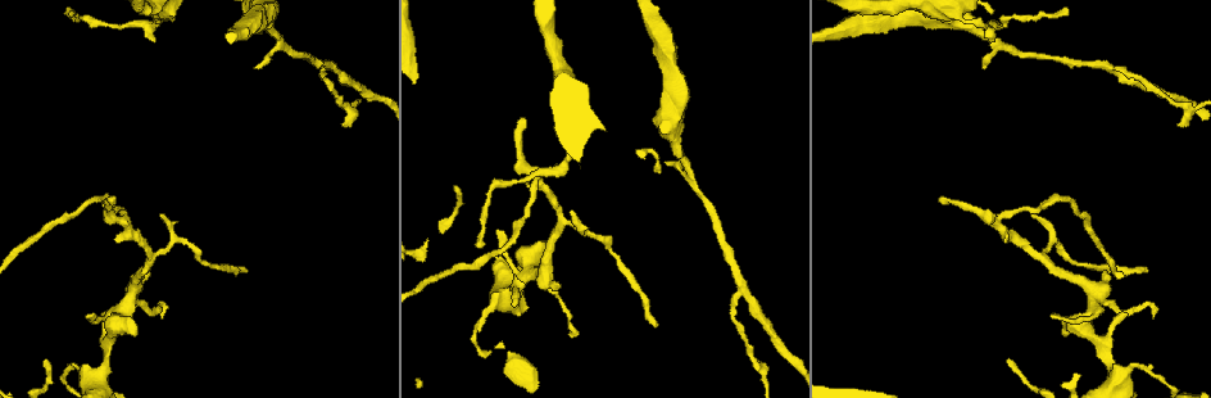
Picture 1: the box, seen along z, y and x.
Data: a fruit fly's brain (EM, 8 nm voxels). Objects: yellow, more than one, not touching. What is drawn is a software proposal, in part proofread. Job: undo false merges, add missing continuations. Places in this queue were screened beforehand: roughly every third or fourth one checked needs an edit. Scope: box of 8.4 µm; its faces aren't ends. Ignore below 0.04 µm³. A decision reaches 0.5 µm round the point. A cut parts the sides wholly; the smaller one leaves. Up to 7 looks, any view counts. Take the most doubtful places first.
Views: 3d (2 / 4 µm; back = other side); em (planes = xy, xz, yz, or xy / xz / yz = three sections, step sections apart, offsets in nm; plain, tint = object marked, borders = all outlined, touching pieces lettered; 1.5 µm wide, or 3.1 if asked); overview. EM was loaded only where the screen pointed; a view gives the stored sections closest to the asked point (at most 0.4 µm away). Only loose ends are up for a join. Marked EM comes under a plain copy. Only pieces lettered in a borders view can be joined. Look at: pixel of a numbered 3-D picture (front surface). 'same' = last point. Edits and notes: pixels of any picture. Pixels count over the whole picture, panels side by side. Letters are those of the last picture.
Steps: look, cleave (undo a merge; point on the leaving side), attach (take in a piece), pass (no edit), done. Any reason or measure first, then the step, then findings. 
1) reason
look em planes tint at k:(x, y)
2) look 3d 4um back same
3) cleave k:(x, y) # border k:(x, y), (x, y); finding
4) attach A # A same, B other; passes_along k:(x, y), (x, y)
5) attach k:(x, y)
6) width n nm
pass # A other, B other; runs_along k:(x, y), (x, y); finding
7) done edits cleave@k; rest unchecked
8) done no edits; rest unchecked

an open end
look 3d 4um at 1:(100, 313)

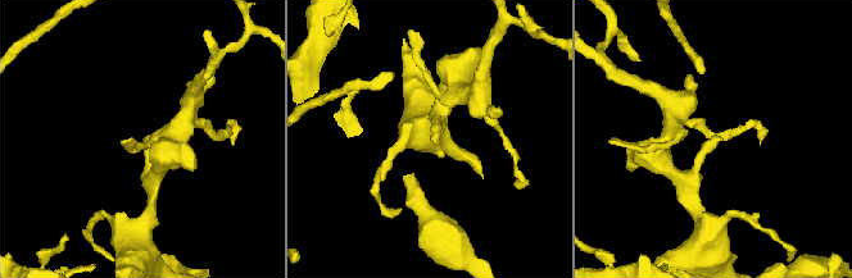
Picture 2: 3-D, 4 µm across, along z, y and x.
need the tissue
look em xz step 4 tint at 2:(145, 139)

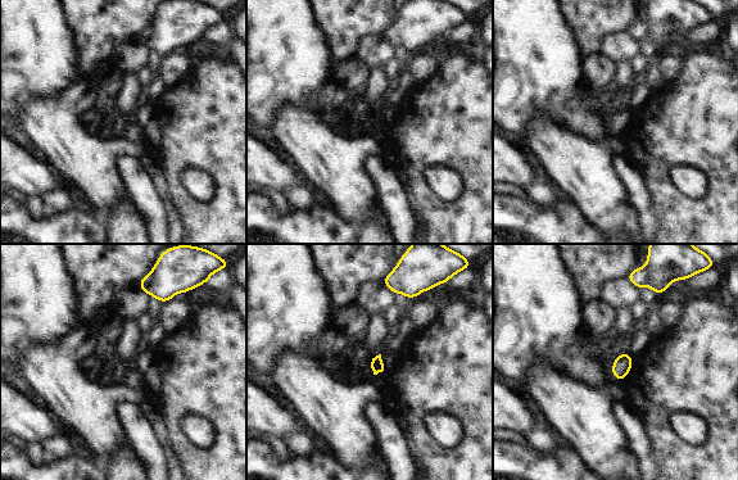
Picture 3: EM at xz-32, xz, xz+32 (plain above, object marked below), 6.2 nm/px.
look em xz step 4 borders same

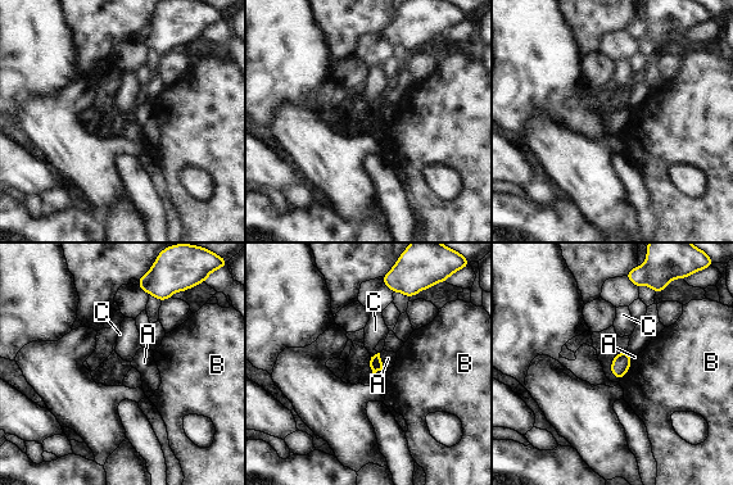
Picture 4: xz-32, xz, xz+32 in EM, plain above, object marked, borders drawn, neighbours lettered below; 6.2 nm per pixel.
pass # A other, B other, C other; border 4:(632, 363), (630, 368), (619, 381); none of them fits

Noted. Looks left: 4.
arms run side by side
look em xz step 8 tint at 1:(334, 70)

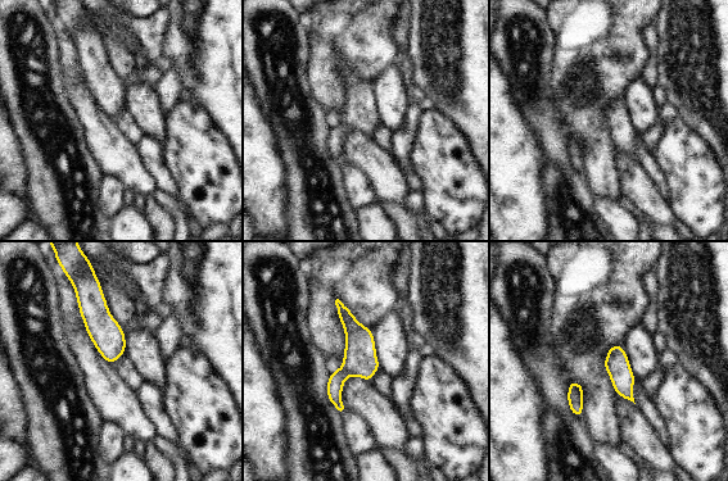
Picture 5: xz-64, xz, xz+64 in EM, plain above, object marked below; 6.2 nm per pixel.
look em xz step 8 borders same

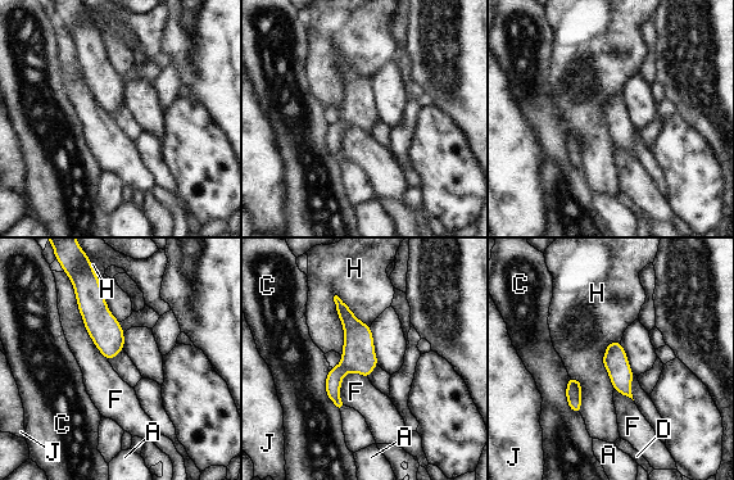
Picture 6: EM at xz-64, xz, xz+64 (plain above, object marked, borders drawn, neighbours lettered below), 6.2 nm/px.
pass # A other, C other, D other, F other, H other, J other; border 6:(335, 294), (340, 354); continuous, no second neuron

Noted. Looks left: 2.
an open end
look em xz step 4 borders at 1:(985, 67)

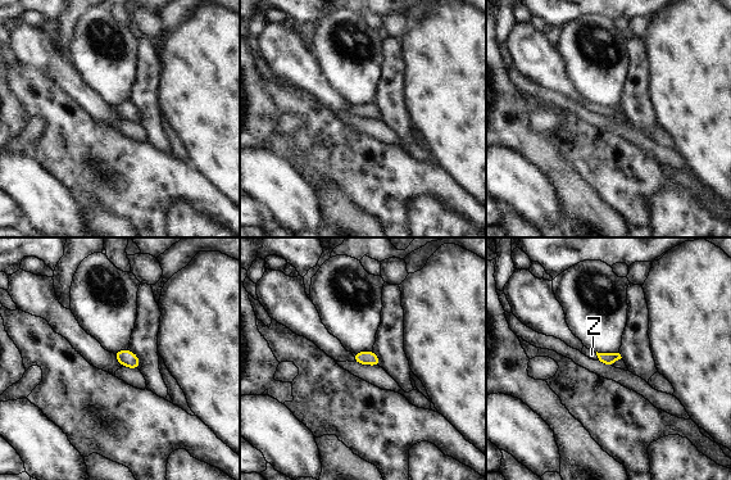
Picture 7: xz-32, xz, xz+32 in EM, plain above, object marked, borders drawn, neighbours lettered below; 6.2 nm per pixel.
another direction
look em planes borders same

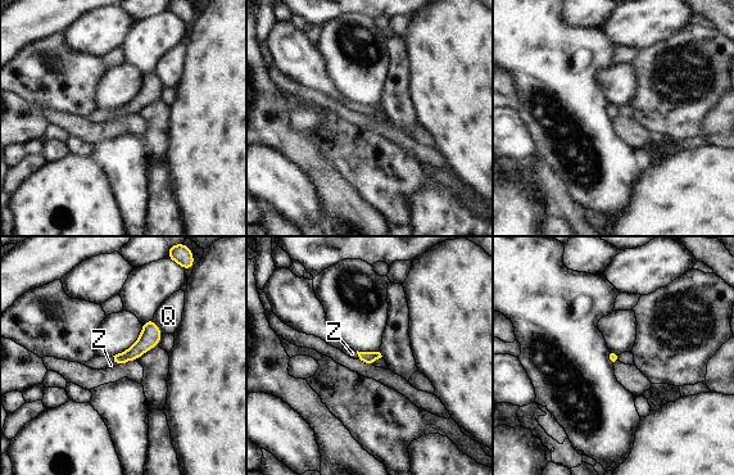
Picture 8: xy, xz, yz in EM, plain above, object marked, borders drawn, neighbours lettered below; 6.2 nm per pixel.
attach Z # Q other, Z same; the neuron continues

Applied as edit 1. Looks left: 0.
done edits attach@8; rest unchecked

